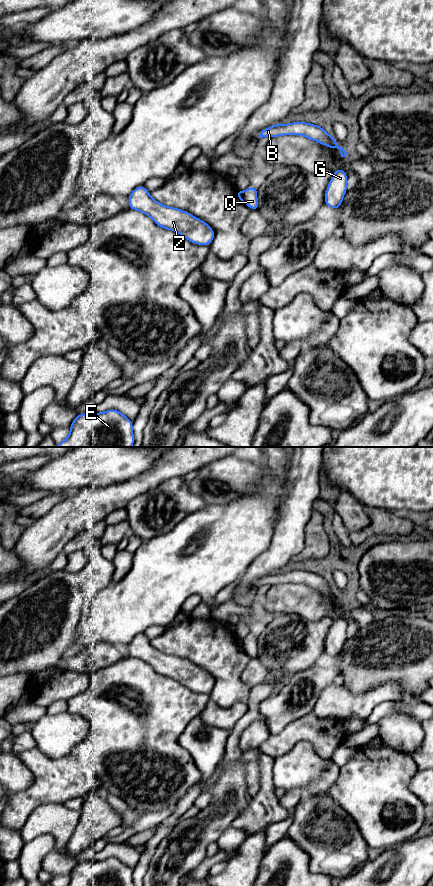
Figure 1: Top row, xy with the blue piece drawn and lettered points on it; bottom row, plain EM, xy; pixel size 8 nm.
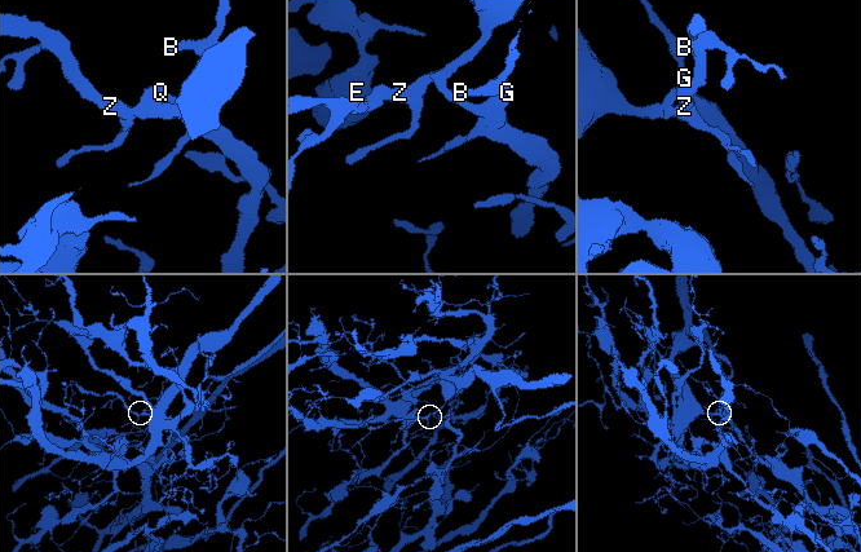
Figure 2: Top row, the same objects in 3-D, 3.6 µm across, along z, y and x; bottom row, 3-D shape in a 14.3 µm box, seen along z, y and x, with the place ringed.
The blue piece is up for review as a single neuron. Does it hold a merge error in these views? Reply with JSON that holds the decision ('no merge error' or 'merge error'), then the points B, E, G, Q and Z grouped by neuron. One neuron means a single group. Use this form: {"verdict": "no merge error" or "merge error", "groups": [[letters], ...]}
{"verdict": "merge error", "groups": [["B", "E", "G", "Q"], ["Z"]]}

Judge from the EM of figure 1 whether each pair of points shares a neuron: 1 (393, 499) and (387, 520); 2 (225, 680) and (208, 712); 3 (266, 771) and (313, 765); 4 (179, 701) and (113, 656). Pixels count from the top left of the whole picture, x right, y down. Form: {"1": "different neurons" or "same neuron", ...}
{"1": "different neurons", "2": "different neurons", "3": "different neurons", "4": "different neurons"}

